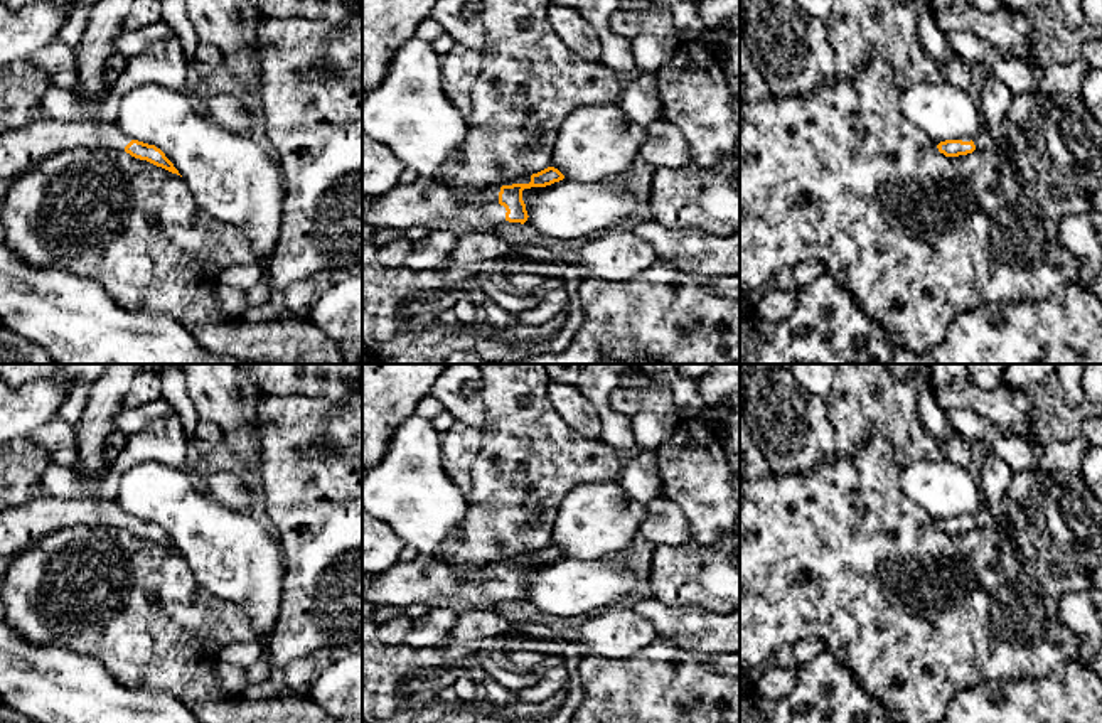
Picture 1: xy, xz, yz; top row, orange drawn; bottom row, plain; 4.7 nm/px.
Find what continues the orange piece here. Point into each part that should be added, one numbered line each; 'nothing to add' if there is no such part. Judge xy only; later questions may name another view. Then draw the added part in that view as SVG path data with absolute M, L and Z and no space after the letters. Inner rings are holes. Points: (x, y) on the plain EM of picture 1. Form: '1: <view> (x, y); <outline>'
1: xy (21, 526); M51 495L0 511L0 558L13 558L57 529L78 524L125 528L130 521L115 499Z

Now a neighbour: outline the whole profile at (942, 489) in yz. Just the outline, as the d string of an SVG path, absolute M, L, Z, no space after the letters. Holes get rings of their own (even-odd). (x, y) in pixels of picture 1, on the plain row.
M947 458L901 467L900 487L933 519L972 517L984 501L969 470Z

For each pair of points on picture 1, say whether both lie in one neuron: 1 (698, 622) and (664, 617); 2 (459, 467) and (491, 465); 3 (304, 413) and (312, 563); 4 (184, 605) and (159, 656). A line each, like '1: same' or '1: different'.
1: same
2: different
3: same
4: same

